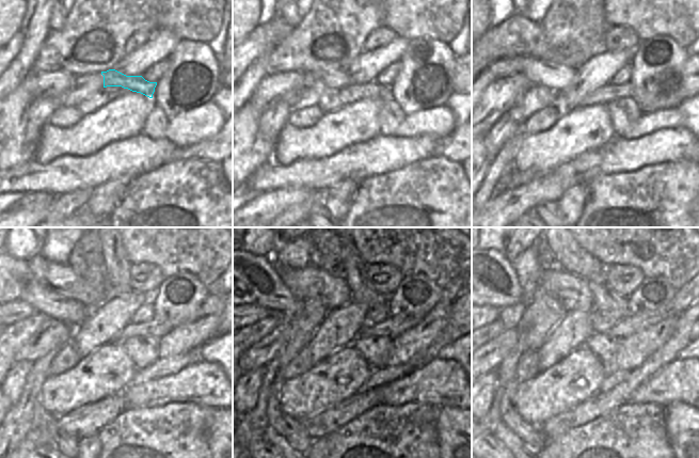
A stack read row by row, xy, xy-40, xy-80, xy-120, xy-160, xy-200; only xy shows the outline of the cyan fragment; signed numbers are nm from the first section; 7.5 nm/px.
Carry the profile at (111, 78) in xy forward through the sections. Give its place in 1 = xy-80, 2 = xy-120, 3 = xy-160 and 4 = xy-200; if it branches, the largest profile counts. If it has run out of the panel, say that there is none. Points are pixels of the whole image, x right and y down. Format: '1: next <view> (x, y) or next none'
1: next xy-80 (556, 77)
2: next xy-120 (15, 281)
3: next xy-160 (254, 280)
4: next xy-200 (493, 282)

